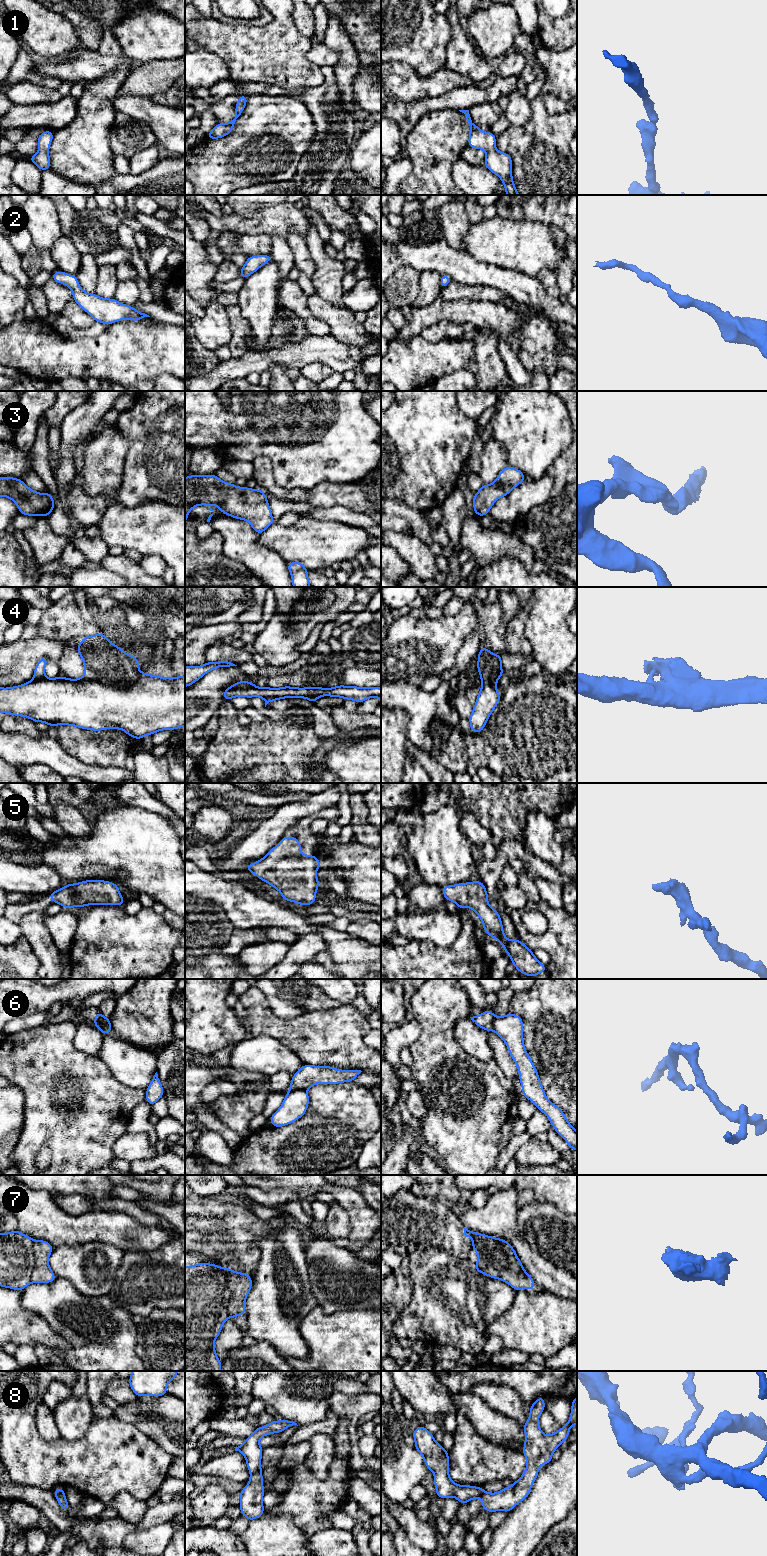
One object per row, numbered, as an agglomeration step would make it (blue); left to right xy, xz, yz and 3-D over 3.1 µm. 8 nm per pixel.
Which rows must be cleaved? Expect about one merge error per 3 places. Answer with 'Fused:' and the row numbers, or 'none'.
Fused: 4, 6, 7, 8

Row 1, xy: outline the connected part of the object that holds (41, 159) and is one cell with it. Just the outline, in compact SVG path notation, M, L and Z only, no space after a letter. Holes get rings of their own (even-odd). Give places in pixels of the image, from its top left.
M50 130L42 132L37 138L40 149L36 154L29 157L29 160L34 163L41 171L45 171L51 167L49 157L49 147L53 140L54 133Z

